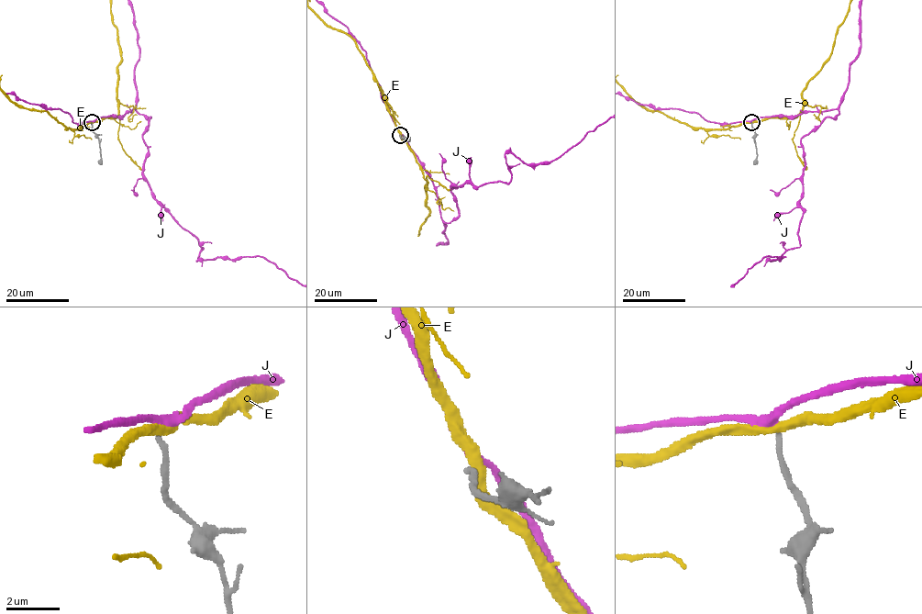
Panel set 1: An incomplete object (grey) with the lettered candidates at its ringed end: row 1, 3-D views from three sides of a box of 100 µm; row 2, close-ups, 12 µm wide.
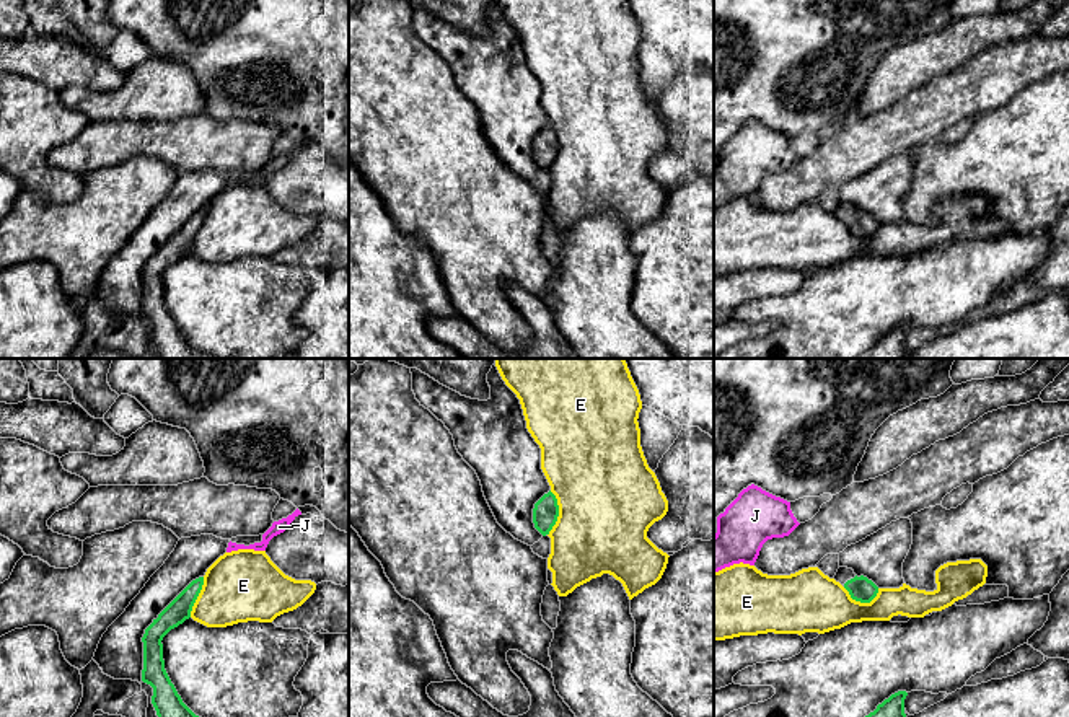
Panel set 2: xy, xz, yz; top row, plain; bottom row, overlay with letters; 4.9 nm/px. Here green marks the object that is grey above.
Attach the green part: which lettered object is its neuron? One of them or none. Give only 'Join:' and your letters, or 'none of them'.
Join: J

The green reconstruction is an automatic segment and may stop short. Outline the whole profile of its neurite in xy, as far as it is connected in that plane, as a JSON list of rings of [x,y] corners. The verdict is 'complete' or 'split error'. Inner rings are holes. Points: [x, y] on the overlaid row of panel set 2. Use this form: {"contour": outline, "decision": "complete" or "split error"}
{"contour": [[[204,577],[192,580],[145,629],[142,681],[153,688],[152,704],[158,717],[199,717],[181,699],[163,660],[163,637],[191,618]]], "decision": "complete"}

